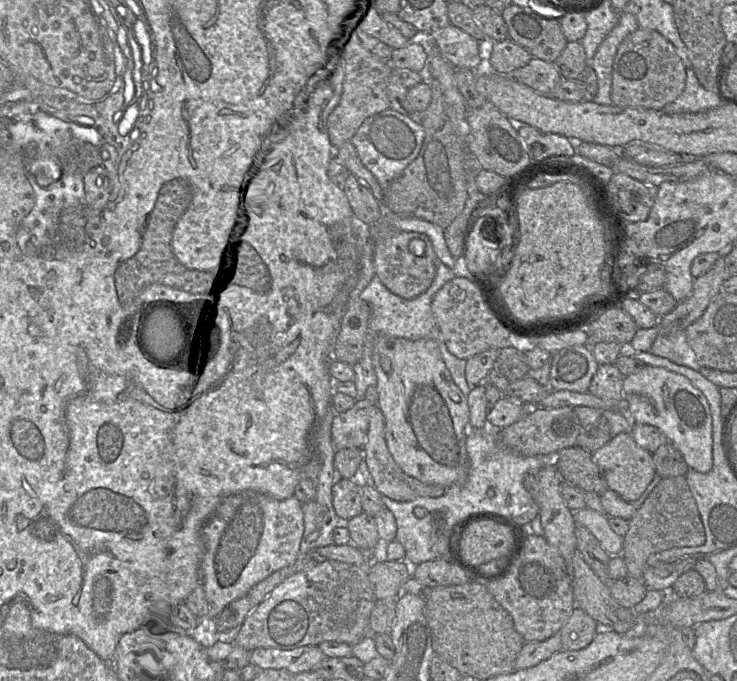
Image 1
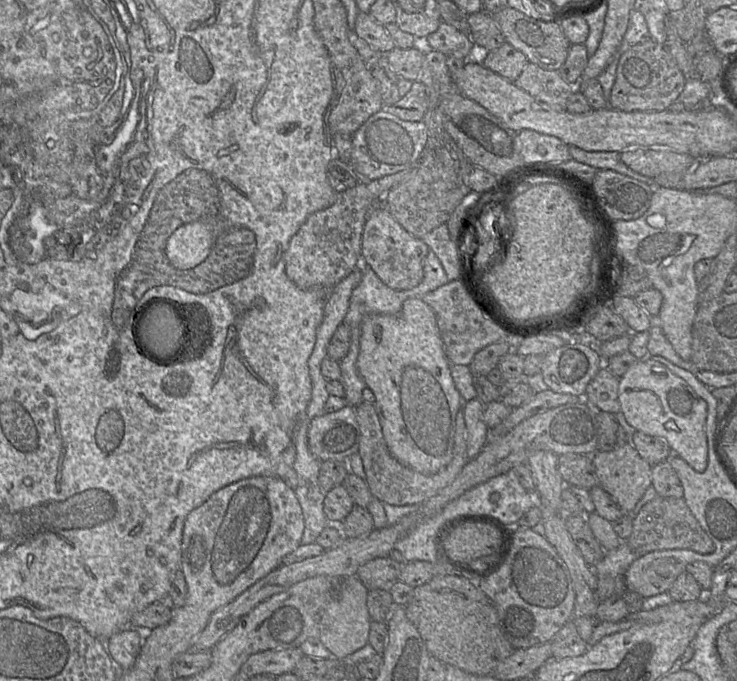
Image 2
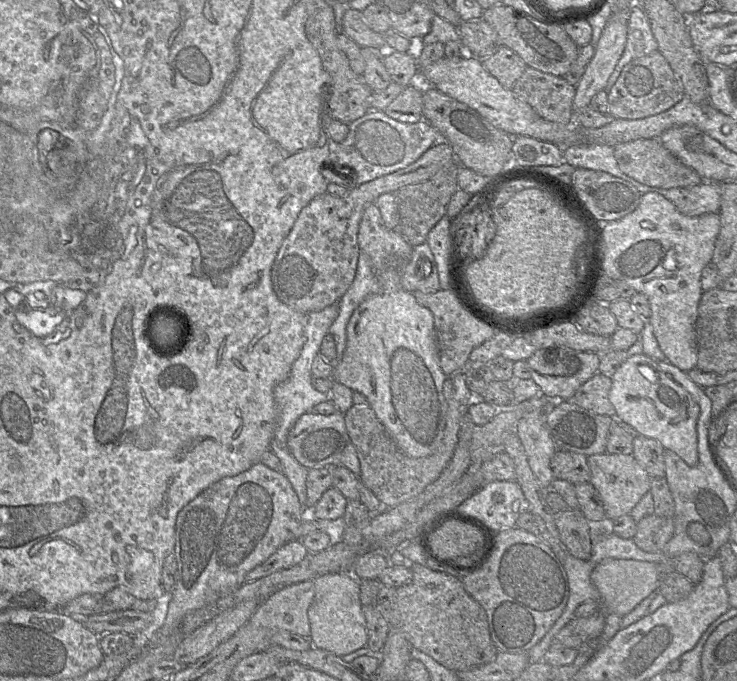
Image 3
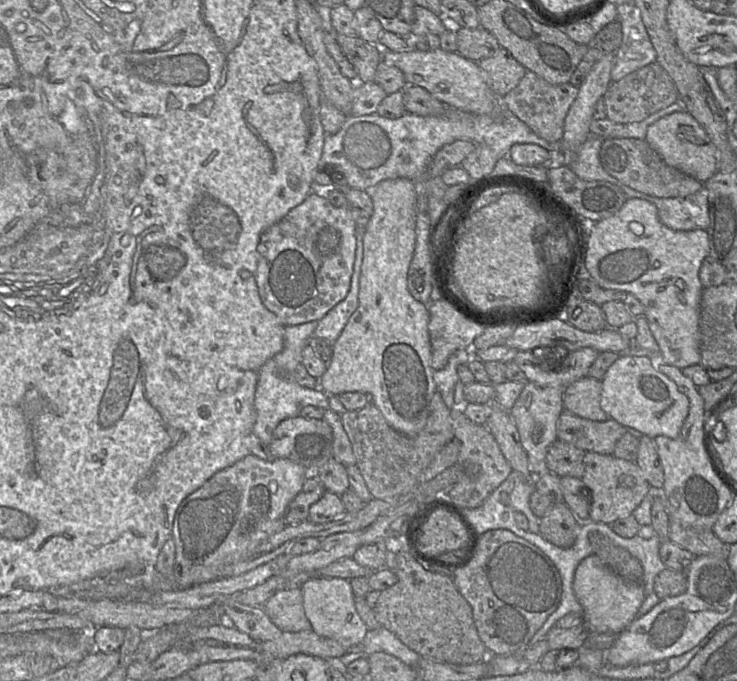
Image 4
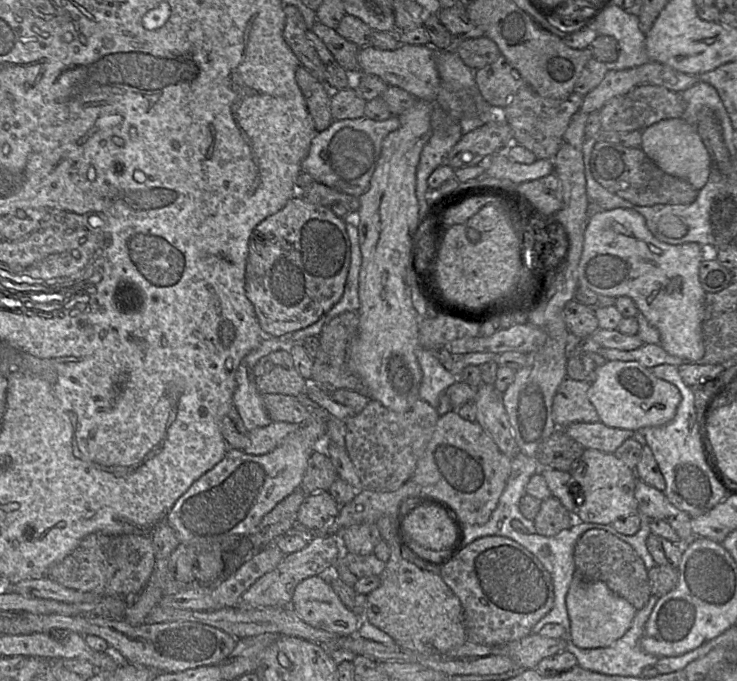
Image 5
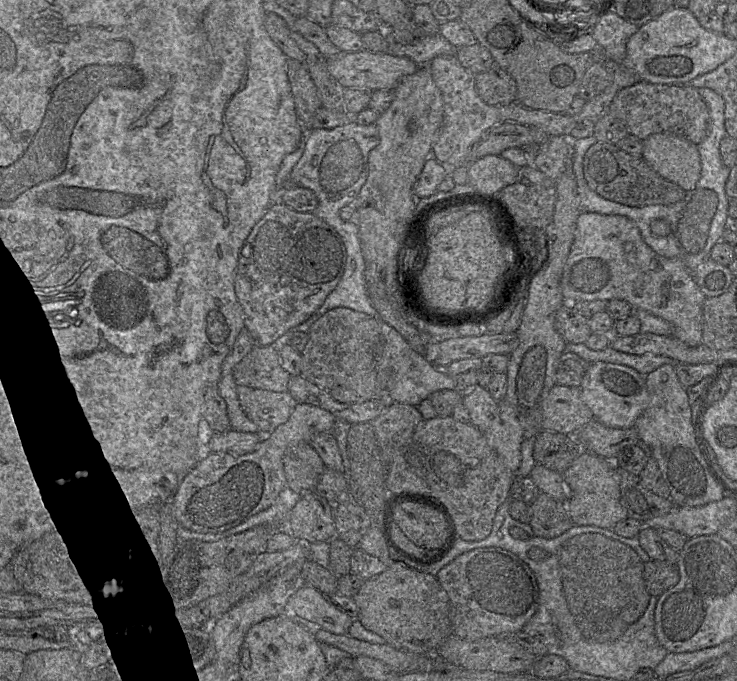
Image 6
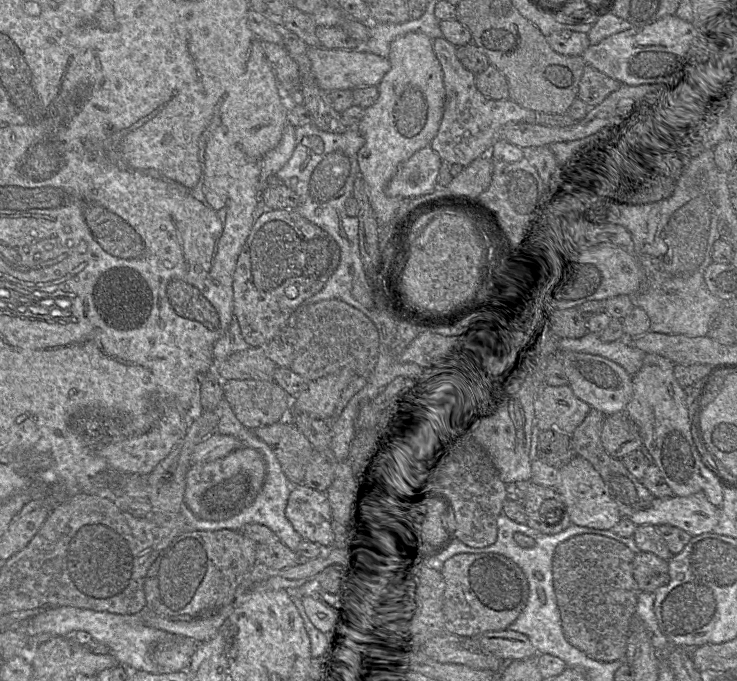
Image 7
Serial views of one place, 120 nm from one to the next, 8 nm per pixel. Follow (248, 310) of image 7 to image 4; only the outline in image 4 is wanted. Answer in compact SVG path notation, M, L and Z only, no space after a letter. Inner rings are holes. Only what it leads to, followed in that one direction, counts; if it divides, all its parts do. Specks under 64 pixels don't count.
M312 190L308 197L260 236L256 283L264 306L287 327L320 321L348 294L356 255L356 222L348 207L334 207Z

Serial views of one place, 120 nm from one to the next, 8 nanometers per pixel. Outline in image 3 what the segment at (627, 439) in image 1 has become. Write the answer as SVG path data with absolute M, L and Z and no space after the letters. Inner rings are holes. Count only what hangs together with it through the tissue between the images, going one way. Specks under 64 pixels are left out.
M599 453L587 456L591 483L603 504L606 517L610 520L629 514L645 493L650 491L652 478L639 465L633 455Z

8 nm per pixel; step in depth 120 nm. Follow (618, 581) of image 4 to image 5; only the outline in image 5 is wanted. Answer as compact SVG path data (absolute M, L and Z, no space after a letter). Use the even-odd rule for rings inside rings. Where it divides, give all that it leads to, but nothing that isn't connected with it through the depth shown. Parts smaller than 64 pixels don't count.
M575 570L566 595L570 619L570 639L580 648L603 648L614 644L630 628L638 611L626 599L615 594L602 581L586 581Z

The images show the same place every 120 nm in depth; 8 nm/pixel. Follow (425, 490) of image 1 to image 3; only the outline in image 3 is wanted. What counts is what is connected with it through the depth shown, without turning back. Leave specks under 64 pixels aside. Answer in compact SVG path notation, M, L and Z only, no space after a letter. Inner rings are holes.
M447 377L443 393L448 401L447 424L444 436L436 450L429 456L413 458L404 454L389 436L385 427L368 406L352 405L344 414L350 442L356 449L360 463L359 480L386 507L391 508L419 495L441 475L452 458L462 425L463 406L454 399L452 379Z

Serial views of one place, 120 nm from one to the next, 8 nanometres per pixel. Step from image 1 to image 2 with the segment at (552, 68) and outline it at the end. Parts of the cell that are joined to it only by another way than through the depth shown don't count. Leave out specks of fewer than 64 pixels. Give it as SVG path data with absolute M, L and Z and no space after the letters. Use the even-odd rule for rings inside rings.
M528 63L514 84L534 98L550 105L557 111L566 110L566 102L574 92L575 87L566 82L559 74L559 71L544 70L533 63Z

